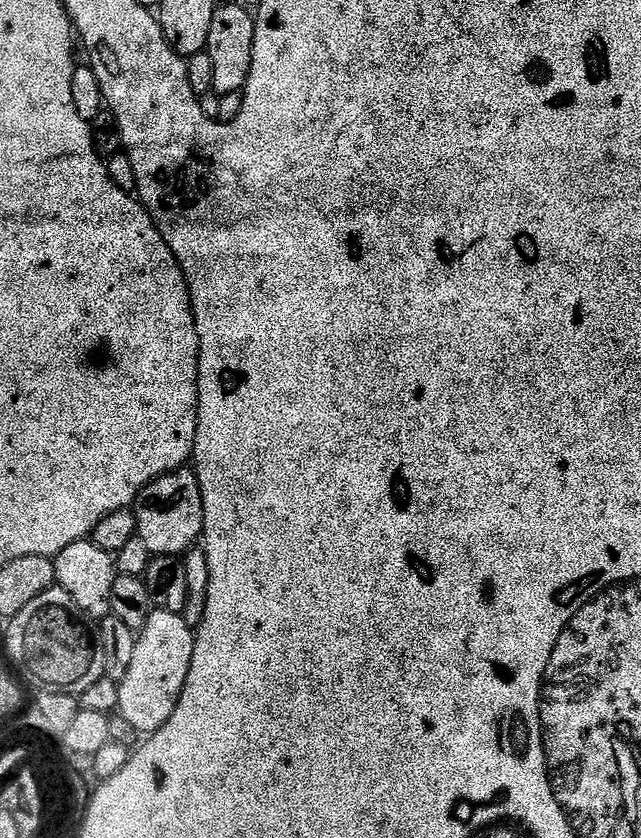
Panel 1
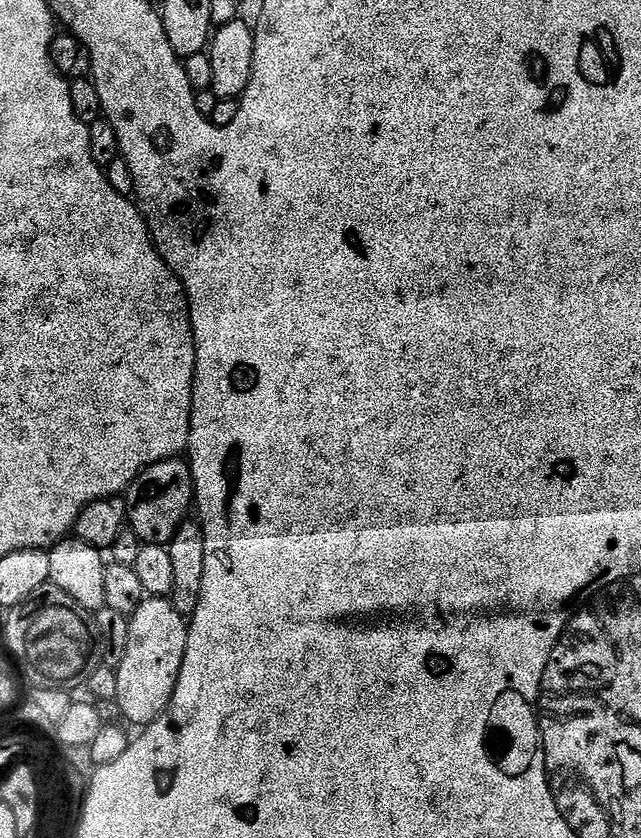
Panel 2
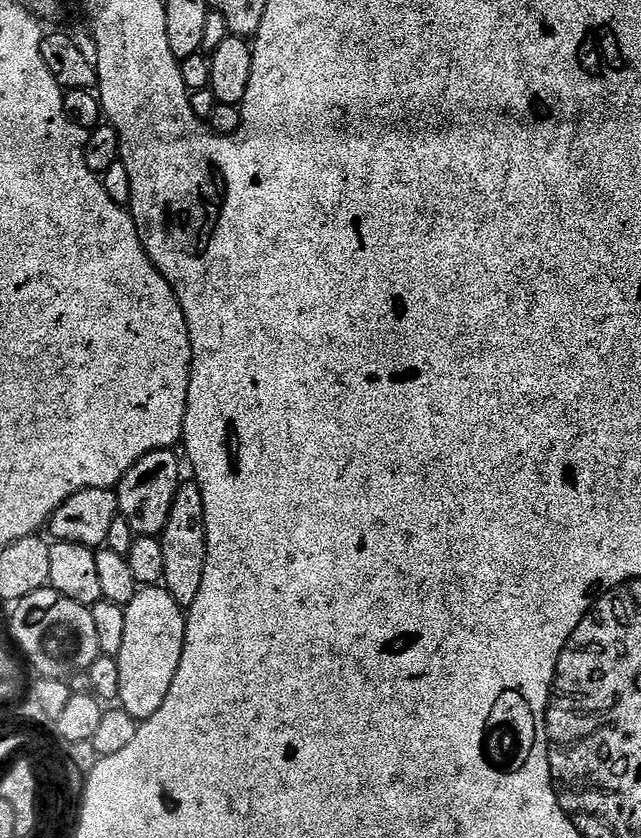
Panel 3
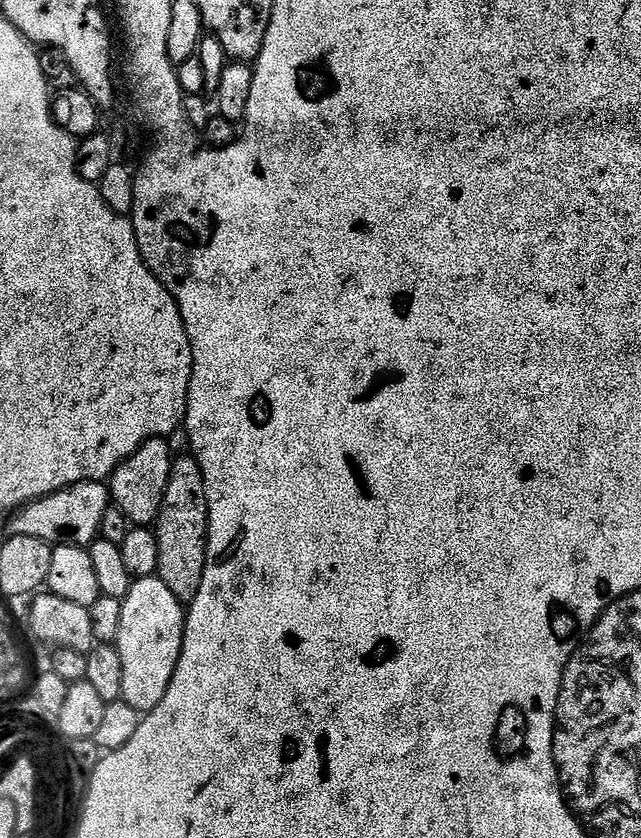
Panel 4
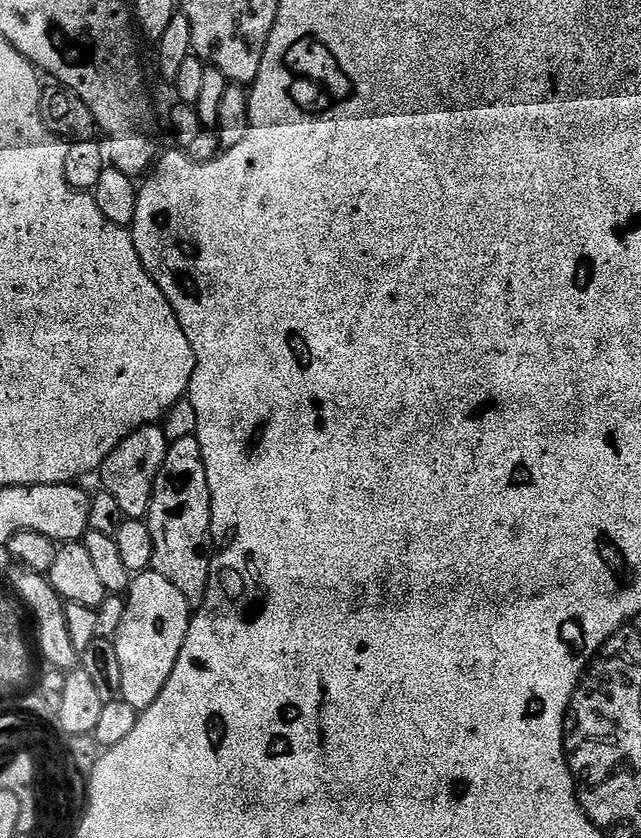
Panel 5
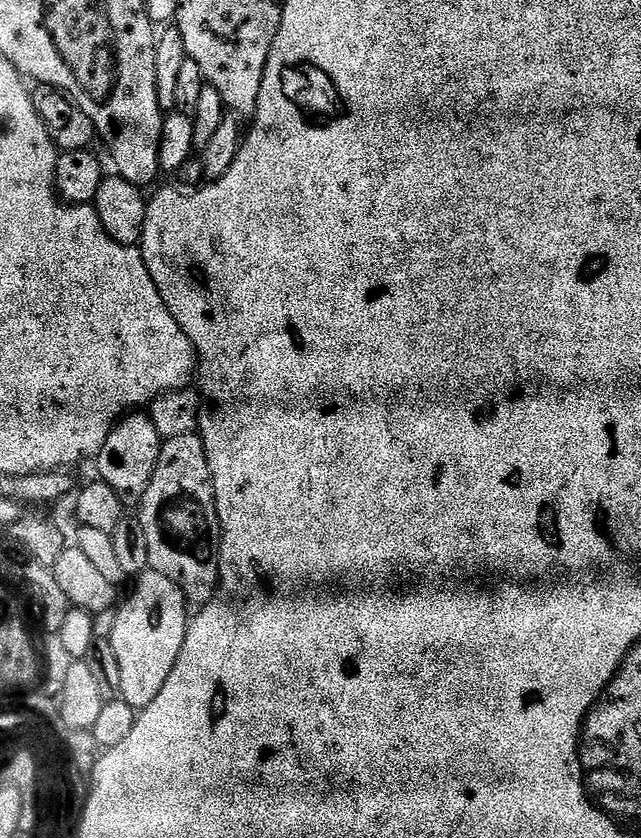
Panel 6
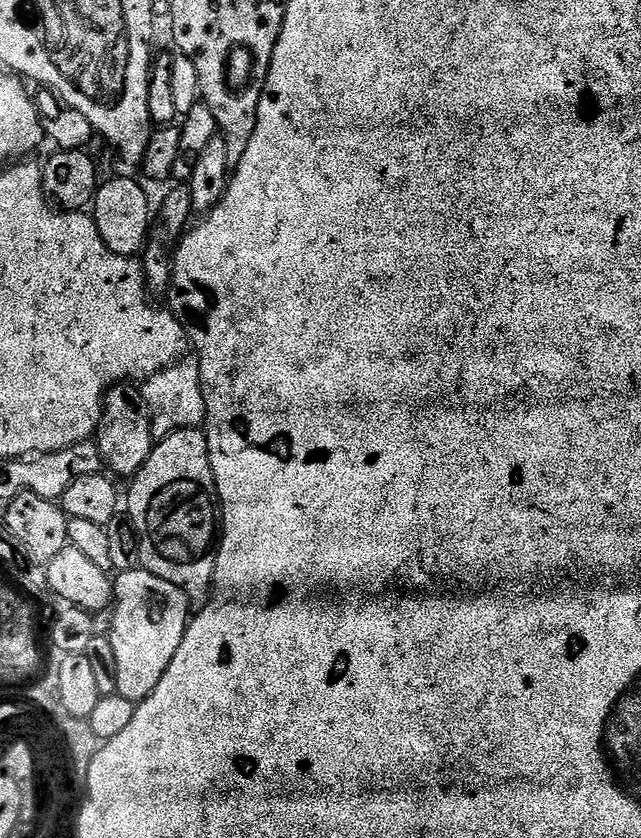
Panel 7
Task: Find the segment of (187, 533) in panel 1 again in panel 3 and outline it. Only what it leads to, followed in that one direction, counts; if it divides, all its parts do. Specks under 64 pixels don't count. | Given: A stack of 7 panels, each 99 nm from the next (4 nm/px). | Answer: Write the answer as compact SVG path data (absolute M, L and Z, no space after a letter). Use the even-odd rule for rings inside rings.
M163 448L142 457L116 485L114 491L118 498L120 515L130 522L130 530L136 536L159 537L170 518L170 508L174 506L174 496L180 488L178 476L178 460L180 456L175 451Z

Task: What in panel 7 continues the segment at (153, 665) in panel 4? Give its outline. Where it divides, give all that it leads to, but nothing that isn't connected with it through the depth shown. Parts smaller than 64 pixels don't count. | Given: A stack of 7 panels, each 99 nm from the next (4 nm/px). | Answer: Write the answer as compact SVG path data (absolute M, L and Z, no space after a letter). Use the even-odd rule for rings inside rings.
M144 567L119 573L114 580L114 613L110 639L118 661L116 690L122 698L145 700L170 666L190 623L188 596L178 586L147 572Z

